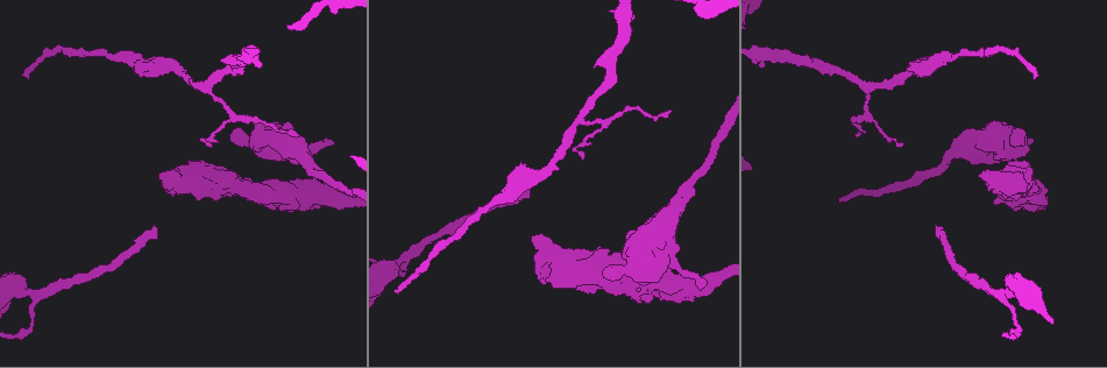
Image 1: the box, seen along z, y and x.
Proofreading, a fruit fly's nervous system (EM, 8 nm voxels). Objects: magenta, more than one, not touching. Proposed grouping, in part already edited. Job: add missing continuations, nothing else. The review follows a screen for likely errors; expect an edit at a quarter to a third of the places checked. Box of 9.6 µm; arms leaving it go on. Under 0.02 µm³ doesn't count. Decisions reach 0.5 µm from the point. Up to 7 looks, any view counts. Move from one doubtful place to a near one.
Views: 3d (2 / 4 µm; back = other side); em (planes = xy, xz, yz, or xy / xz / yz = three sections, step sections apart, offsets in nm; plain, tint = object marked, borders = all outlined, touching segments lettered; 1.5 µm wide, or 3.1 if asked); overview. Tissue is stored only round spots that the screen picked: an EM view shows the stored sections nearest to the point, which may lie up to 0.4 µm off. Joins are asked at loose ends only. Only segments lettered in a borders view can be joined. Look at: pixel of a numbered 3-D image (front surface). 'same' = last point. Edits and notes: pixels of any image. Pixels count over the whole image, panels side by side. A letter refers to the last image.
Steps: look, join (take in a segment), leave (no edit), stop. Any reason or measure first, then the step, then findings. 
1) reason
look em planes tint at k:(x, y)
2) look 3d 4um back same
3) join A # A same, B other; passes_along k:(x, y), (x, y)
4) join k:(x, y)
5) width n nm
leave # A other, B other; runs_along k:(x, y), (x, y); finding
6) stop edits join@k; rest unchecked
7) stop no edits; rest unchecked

branch stops here
look 3d 4um at 1:(398, 288)

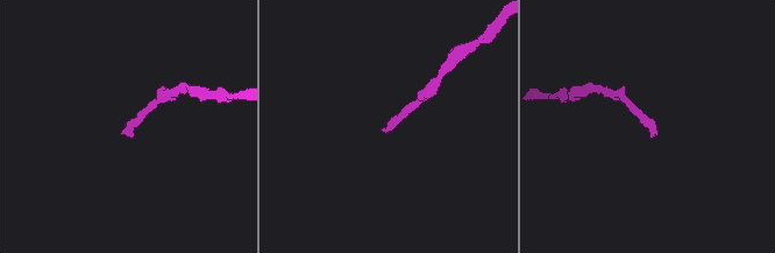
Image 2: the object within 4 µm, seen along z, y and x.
now the EM
look em planes borders at 2:(132, 137)

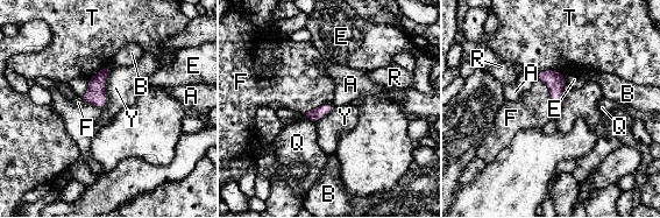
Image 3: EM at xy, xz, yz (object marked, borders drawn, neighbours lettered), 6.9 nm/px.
leave # A other, B other, E other, F other, Q other, R other, T other, Y other; border 3:(537, 78), (547, 88), (553, 107); none of them fits

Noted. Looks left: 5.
thick end
look 3d 4um at 1:(531, 237)

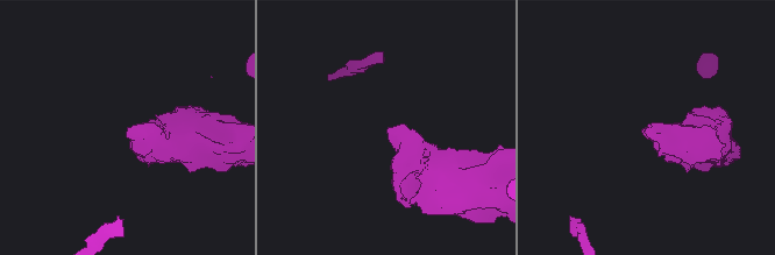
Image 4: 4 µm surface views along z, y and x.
look em xy step 4 borders at 4:(386, 129)

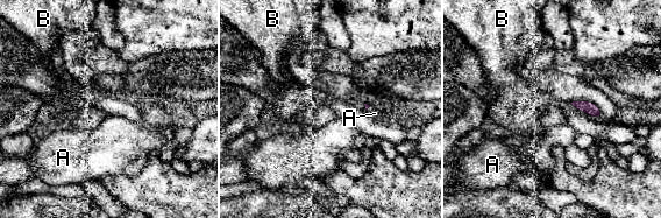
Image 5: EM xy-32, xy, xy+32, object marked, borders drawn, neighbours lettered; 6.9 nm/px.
look em planes borders same

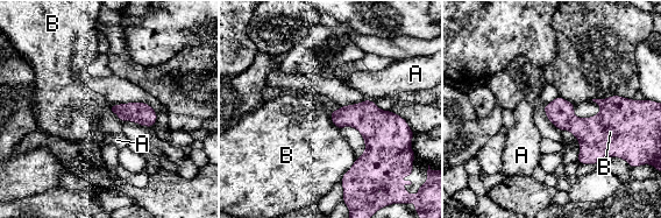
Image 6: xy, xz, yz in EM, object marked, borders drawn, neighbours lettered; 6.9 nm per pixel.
leave # A other, B other; border 6:(355, 159), (354, 163), (340, 180); none of them fits

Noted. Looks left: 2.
tapers out
look 3d 2um at 1:(936, 229)

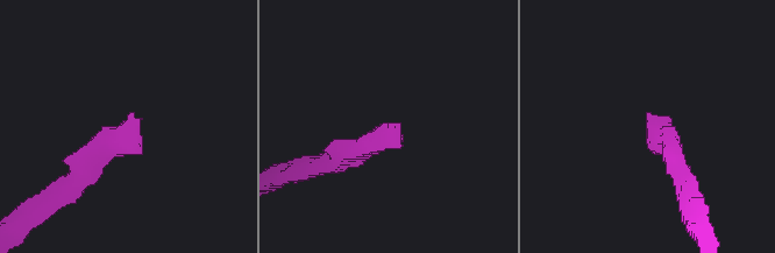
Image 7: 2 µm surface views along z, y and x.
now the EM
look em planes borders at 7:(396, 132)

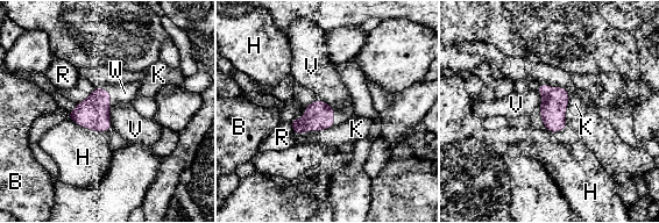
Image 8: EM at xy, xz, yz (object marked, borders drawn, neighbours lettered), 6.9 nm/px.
join W # B other, H other, K other, R other, V other, W same; it goes on there

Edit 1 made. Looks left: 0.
stop edits join@8; rest unchecked

